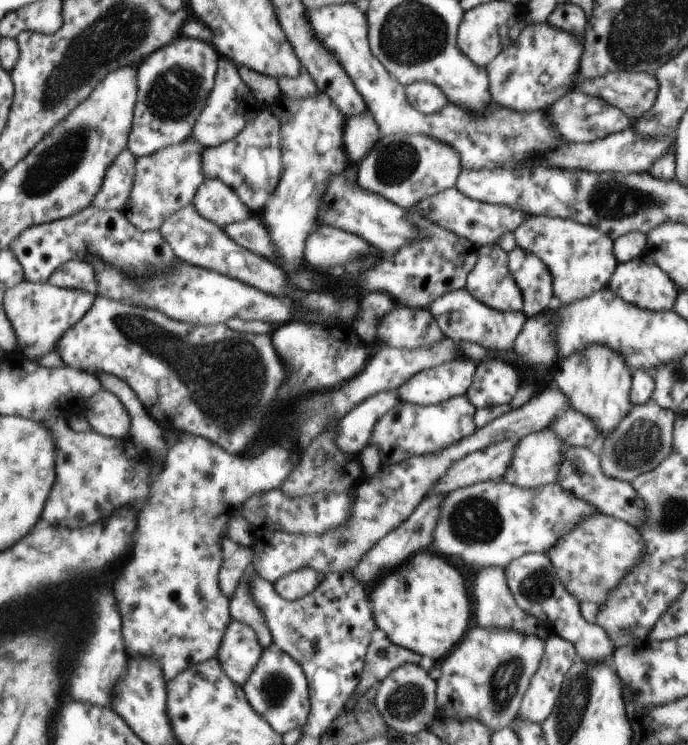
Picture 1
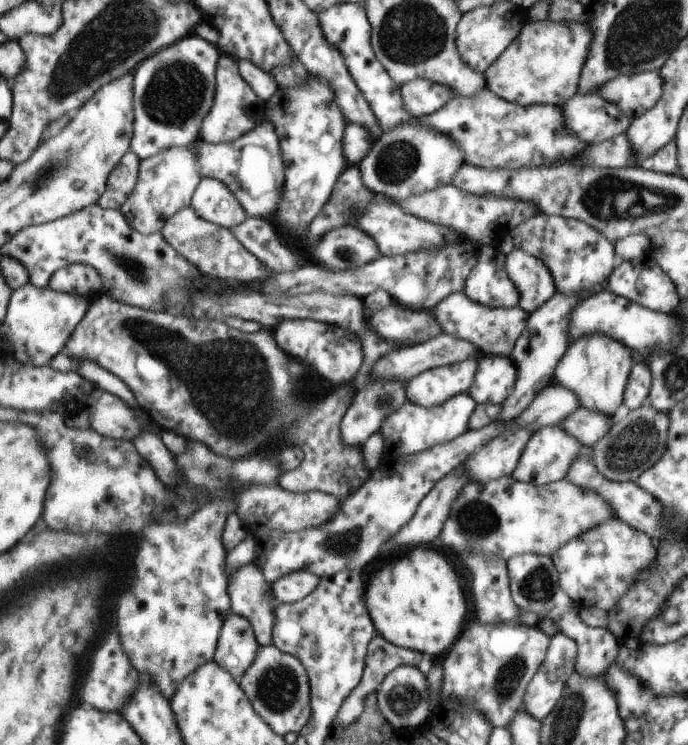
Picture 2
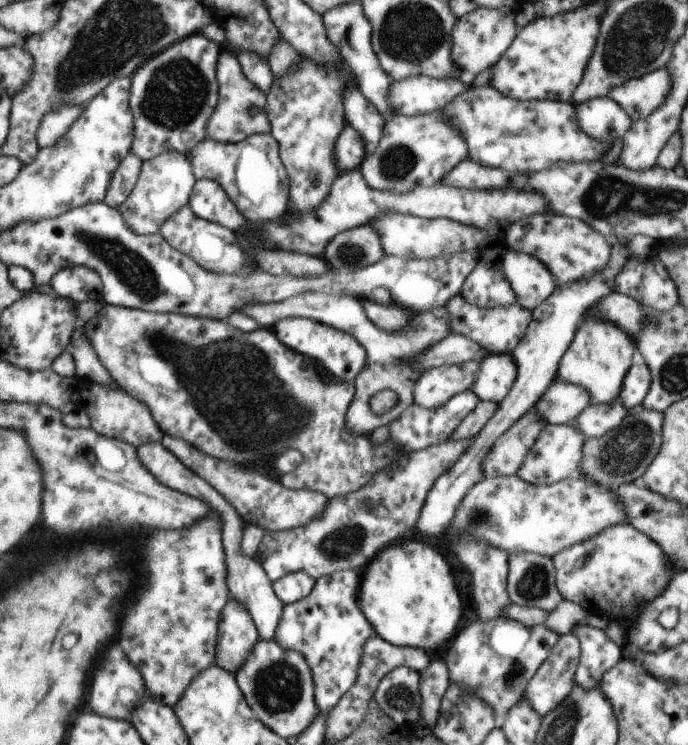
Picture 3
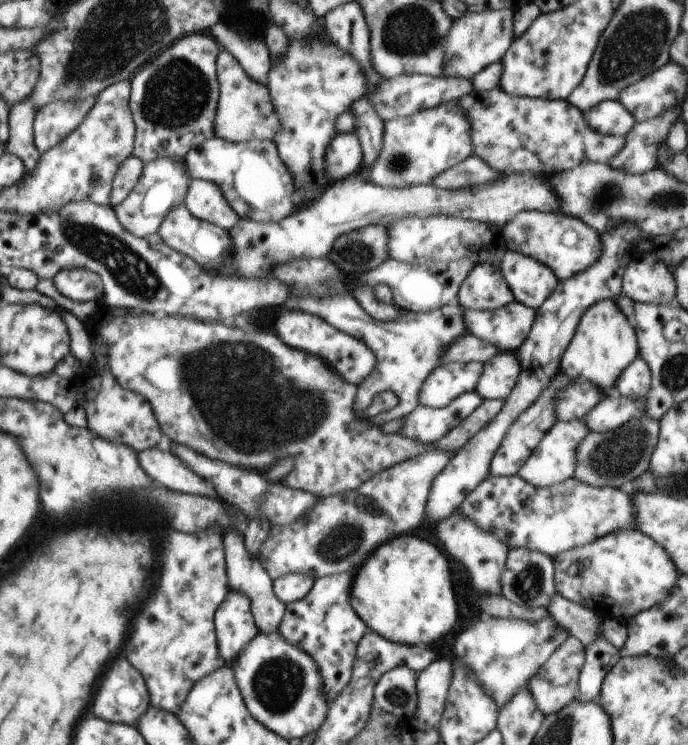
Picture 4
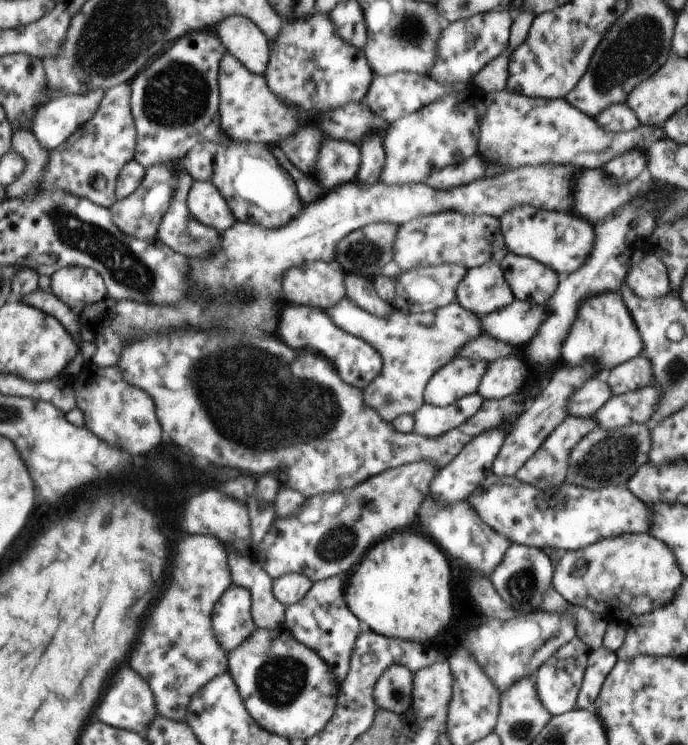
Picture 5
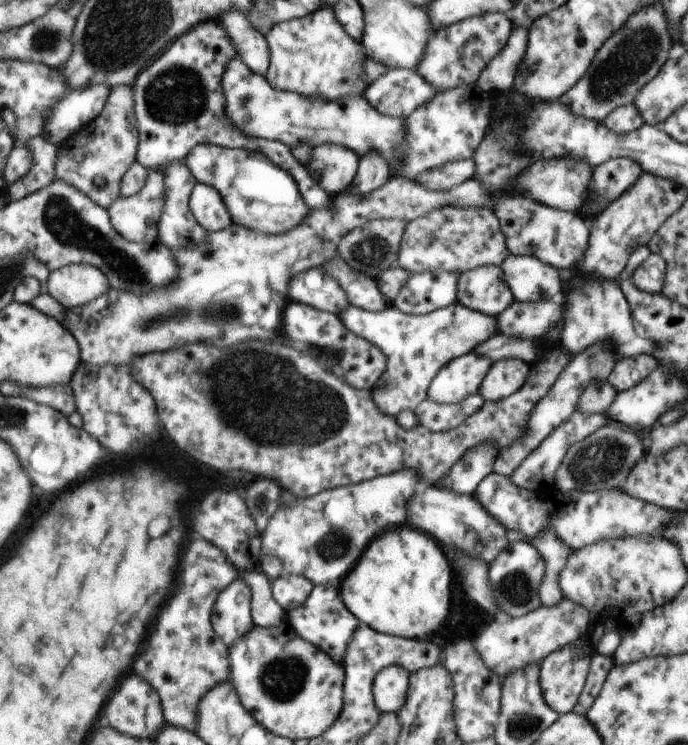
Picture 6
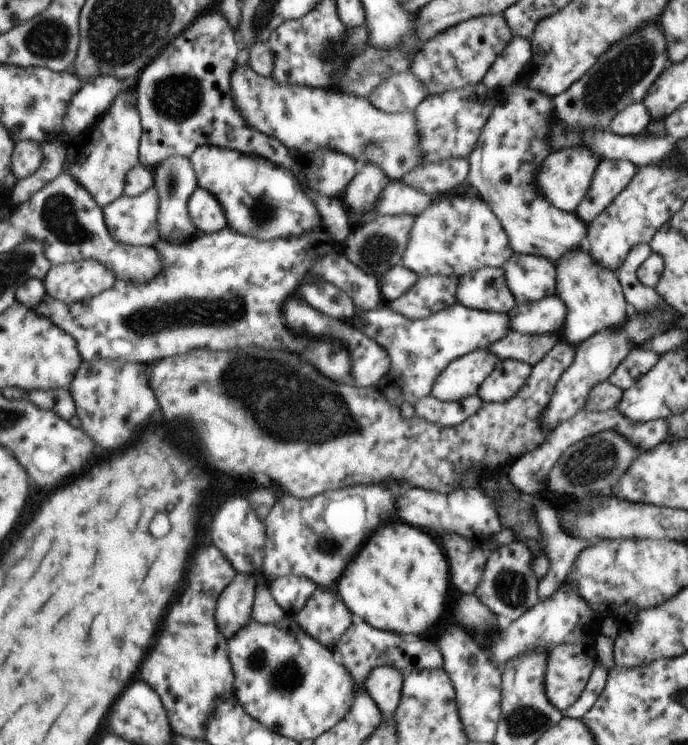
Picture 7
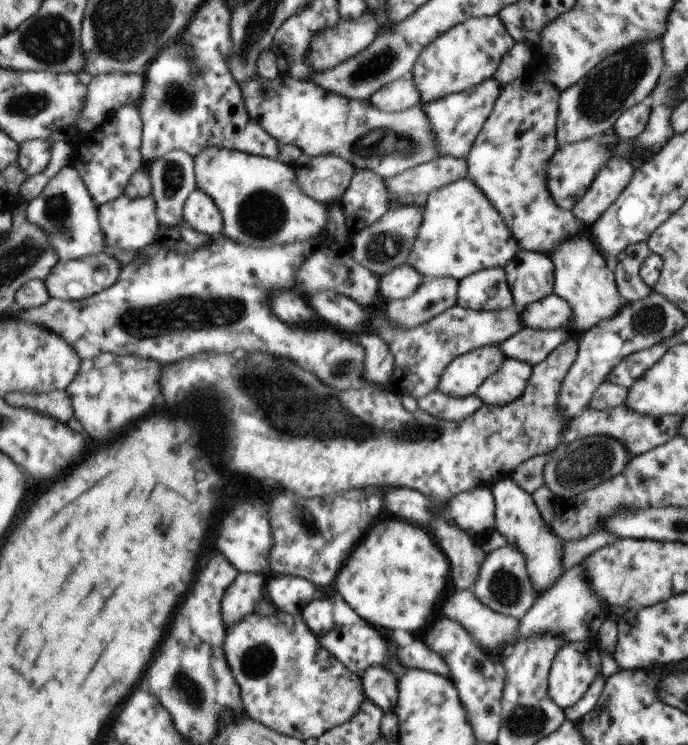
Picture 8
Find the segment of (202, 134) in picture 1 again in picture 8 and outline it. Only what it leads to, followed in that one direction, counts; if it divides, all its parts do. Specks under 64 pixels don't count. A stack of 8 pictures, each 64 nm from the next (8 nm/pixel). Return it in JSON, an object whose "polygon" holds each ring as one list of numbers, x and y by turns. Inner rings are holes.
{"polygon":[[258,75,239,84,239,88,244,98,244,106,252,120,258,122,279,144,297,146,302,153,310,157,325,154,341,156,356,168,356,172,372,170,383,179,392,178,405,170,442,157,434,140,434,128,430,128,430,120,422,112,421,104,400,112,387,113,376,108,370,100,348,100,326,92,324,88,316,86,316,83,299,81,288,76,264,80]]}

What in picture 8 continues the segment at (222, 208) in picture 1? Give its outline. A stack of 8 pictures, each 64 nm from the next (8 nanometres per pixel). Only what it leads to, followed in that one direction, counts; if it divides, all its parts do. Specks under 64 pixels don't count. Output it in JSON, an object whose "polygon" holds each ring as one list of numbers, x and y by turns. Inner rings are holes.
{"polygon":[[194,189,184,204,182,218,190,227,210,237,222,233,222,213,218,205,201,190]]}

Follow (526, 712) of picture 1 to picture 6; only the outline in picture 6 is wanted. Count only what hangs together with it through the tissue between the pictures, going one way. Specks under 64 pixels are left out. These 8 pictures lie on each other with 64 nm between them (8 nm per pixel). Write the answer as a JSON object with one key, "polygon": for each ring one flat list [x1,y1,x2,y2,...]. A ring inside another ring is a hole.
{"polygon":[[586,637,575,640,572,644,566,644,540,663,540,688,546,704,560,715,568,714,576,706,580,693,586,684,588,672,590,672,591,656,594,656,595,646]]}

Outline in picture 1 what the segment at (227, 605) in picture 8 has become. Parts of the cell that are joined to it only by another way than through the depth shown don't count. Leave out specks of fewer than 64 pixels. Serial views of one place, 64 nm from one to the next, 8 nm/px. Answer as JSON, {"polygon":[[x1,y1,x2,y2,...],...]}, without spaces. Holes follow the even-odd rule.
{"polygon":[[231,619,217,652,226,676,242,687,256,668,265,643,250,625]]}

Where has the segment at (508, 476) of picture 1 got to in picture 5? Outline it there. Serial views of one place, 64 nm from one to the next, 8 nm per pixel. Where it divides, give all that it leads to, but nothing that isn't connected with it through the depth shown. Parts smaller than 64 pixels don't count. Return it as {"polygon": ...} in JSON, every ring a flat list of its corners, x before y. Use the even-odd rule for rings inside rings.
{"polygon":[[593,416,591,418,567,417,562,424,543,441,534,455,516,472,515,478,533,485,544,492,554,491,565,482,569,472,569,459,574,446,581,442,592,430,597,428]]}

